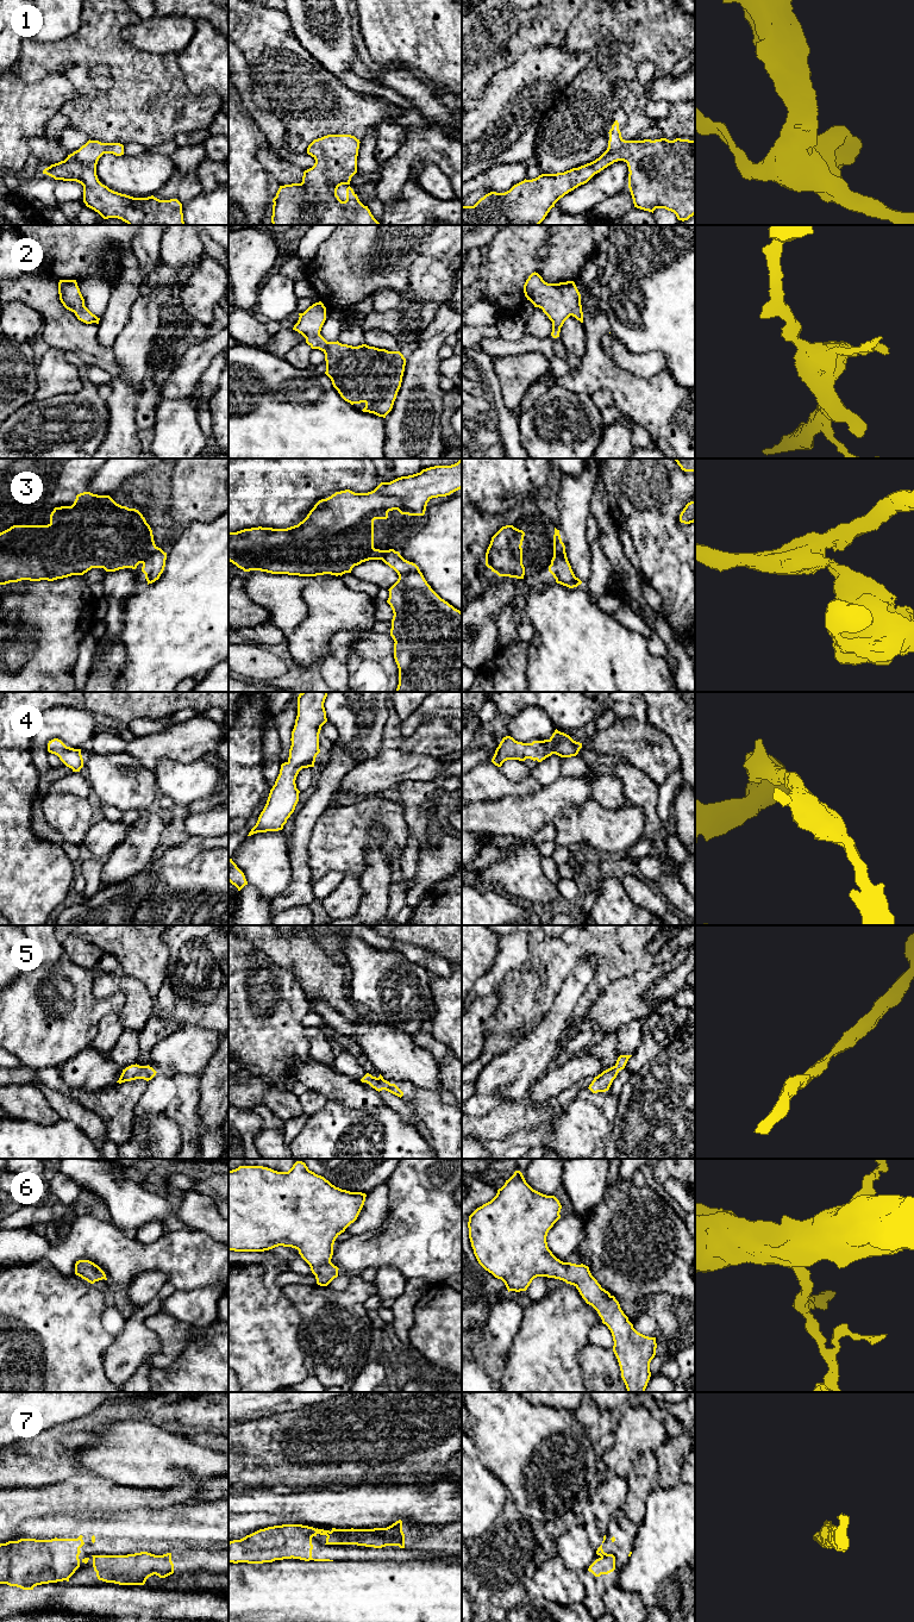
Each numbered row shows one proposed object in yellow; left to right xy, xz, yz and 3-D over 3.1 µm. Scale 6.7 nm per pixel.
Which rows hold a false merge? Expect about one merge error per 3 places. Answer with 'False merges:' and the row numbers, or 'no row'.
False merges: 3, 7

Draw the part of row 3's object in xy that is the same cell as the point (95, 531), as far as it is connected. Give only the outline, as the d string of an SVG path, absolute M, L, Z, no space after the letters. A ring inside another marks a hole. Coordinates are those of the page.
M83 492L76 495L71 506L55 507L48 525L13 525L0 532L0 585L21 580L54 581L83 575L92 568L104 568L106 572L136 569L156 548L152 530L138 510L121 506L109 495Z

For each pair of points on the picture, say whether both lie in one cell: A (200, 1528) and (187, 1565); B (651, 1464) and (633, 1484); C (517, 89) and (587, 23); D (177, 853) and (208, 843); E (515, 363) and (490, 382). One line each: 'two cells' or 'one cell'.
A: two cells
B: one cell
C: two cells
D: one cell
E: two cells

